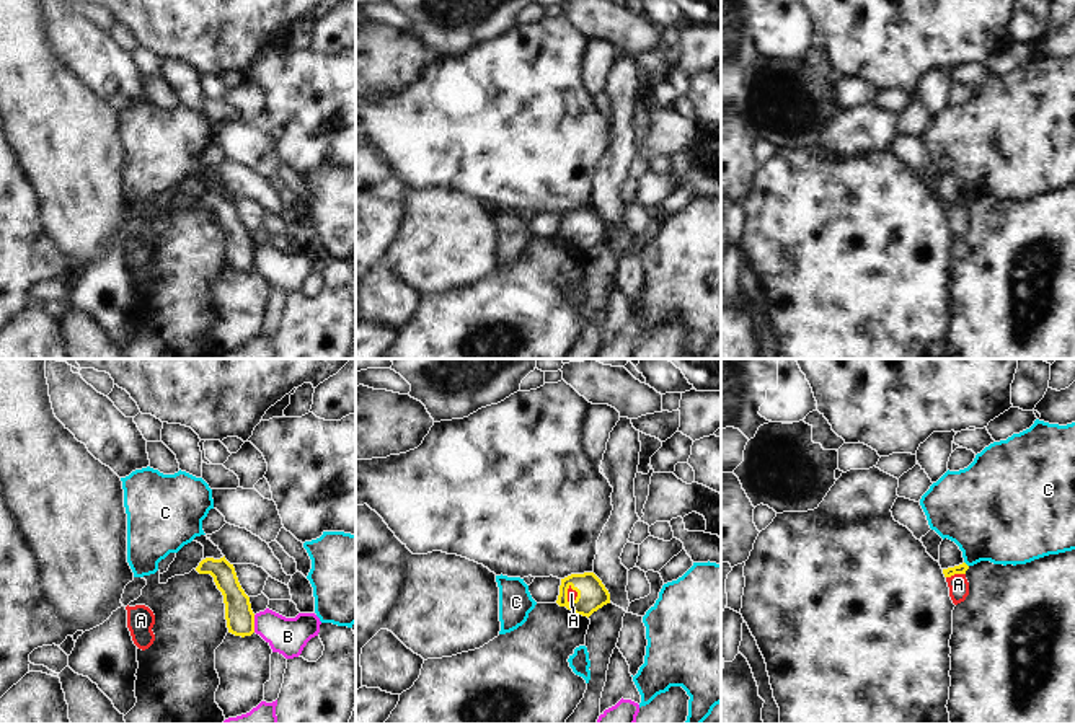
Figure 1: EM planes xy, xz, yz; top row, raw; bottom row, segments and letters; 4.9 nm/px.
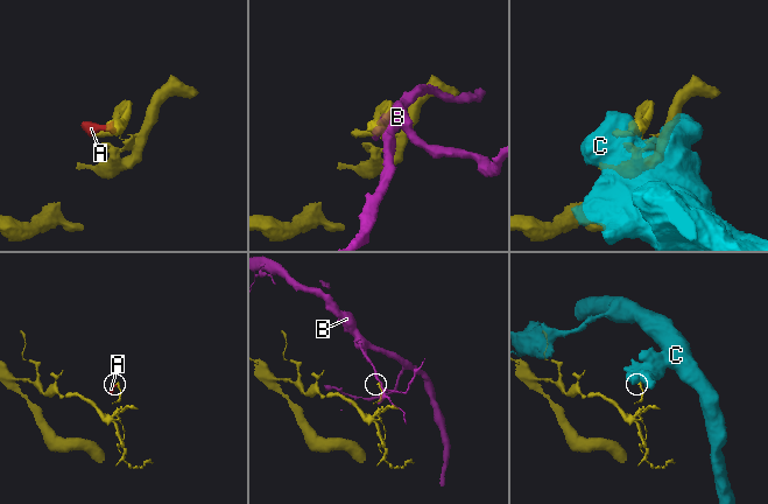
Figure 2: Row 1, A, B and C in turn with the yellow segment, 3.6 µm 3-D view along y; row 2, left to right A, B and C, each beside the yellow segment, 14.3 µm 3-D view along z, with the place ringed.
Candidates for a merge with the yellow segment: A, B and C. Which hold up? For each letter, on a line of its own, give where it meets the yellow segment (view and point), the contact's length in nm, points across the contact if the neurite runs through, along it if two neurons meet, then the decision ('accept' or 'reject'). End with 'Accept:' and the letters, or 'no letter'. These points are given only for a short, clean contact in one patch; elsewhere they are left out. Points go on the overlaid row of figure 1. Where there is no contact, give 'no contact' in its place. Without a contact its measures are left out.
A: meets yellow in yz at (955, 573); contact 100 nm long; runs through yz (958, 569), (955, 573), (958, 584); accept
B: meets yellow in xy at (253, 623); contact 90 nm long; reject
C: meets yellow in yz at (966, 565); contact 40 nm long; border along yz (964, 561), (968, 566); reject
Accept: A

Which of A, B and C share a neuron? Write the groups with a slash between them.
A / B / C

